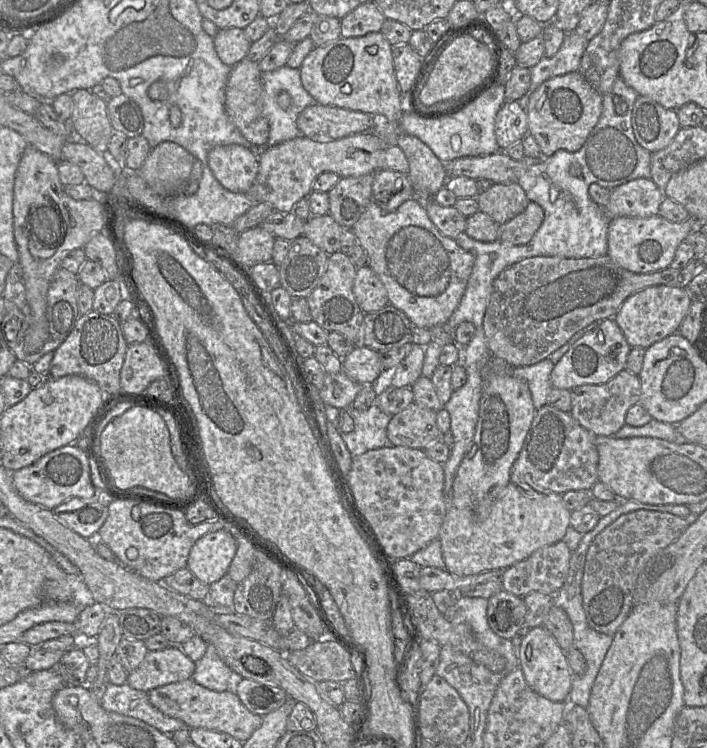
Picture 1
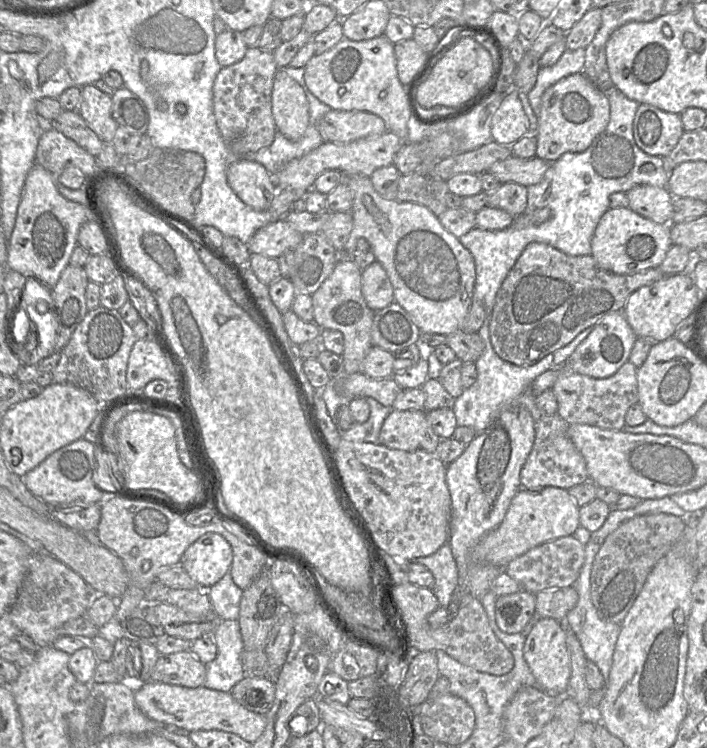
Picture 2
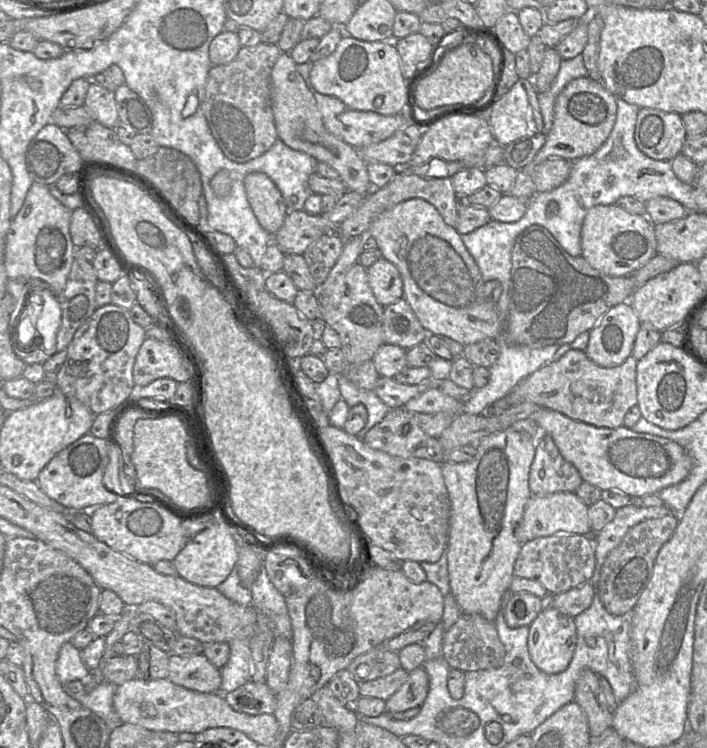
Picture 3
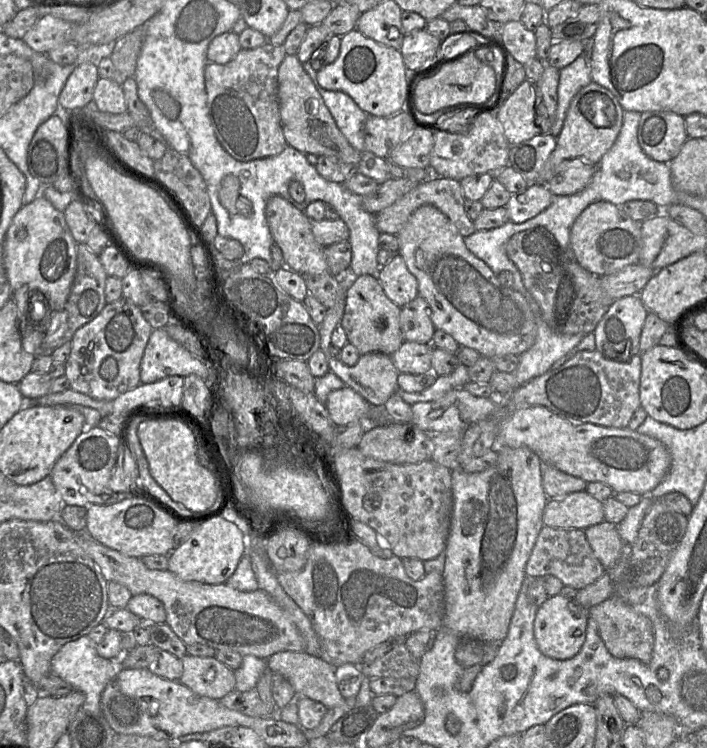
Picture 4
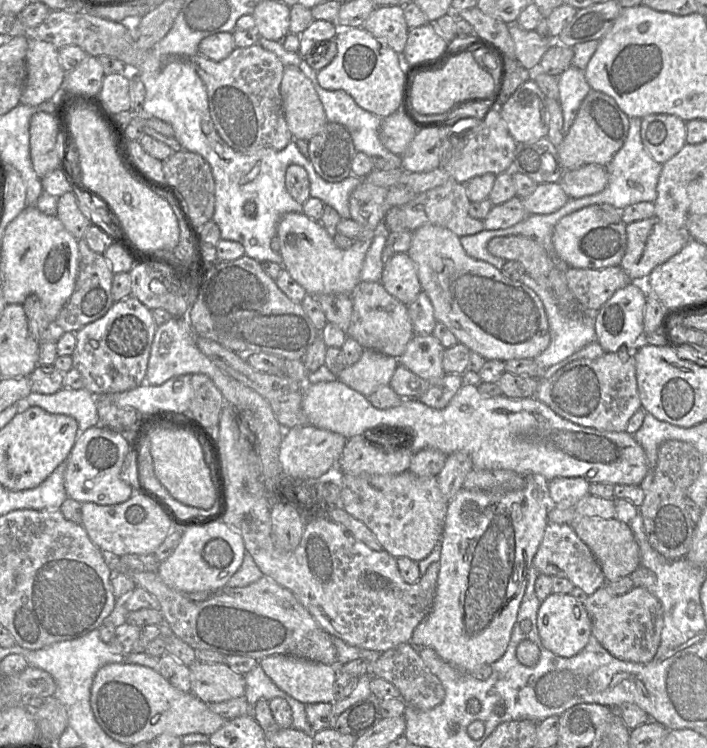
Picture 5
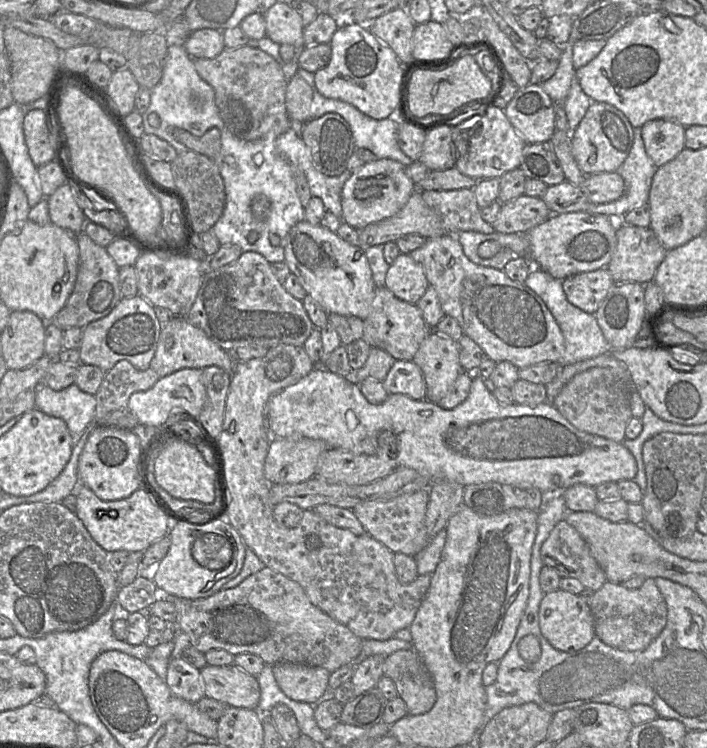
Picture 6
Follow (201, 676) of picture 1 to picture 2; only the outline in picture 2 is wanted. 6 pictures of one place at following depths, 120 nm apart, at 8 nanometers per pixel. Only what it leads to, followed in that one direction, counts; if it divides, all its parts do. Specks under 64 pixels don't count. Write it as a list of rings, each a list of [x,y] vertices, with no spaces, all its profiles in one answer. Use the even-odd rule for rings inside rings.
[[[222,620],[214,630],[212,638],[217,646],[217,656],[205,664],[204,686],[230,693],[232,688],[246,676],[241,662],[244,644],[238,620]]]

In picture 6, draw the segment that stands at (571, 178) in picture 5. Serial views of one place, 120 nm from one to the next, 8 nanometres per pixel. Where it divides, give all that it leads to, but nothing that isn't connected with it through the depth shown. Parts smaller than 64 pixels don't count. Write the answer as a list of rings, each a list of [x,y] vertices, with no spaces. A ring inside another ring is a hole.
[[[603,172],[586,176],[580,188],[591,203],[613,202],[624,194],[625,182],[617,172]]]

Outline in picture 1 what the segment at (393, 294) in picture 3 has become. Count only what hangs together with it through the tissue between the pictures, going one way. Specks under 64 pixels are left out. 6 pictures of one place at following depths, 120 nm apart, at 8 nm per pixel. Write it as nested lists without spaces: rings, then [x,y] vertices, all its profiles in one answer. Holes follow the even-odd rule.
[[[368,265],[357,268],[353,293],[364,313],[378,311],[389,304],[384,284]]]

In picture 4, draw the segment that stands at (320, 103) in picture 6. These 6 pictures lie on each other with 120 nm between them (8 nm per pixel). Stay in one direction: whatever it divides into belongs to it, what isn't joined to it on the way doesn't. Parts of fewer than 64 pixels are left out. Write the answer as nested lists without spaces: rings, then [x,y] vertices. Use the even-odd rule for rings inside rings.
[[[319,84],[315,88],[347,141],[355,150],[364,152],[363,125],[368,114],[342,91],[325,90]]]

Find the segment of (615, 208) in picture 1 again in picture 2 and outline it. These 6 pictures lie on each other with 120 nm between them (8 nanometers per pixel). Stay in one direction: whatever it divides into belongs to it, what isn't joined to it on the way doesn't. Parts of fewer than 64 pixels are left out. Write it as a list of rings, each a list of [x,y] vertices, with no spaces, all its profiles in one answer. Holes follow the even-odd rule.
[[[642,184],[633,187],[631,190],[626,192],[629,205],[628,208],[638,213],[639,215],[652,220],[658,224],[669,224],[673,216],[673,199],[674,198],[683,198],[683,197],[674,197],[667,188],[660,188],[657,186],[651,186],[647,184]]]

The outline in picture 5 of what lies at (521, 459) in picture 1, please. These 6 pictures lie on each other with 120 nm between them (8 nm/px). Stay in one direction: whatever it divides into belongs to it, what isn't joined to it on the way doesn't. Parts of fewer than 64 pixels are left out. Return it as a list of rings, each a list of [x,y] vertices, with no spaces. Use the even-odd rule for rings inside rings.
[[[557,477],[548,481],[550,502],[559,508],[575,505],[589,494],[590,483],[582,477]]]

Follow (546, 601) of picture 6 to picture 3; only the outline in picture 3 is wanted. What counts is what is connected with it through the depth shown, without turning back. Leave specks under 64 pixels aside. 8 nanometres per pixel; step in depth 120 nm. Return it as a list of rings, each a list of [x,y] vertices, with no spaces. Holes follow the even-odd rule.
[[[547,605],[529,626],[528,652],[546,674],[563,672],[572,660],[577,643],[573,618]]]

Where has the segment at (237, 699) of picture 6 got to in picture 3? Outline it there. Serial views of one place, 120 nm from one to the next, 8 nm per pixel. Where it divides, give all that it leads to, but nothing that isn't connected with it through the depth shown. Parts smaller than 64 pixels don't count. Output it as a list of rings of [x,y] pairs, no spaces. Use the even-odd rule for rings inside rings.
[[[170,654],[168,675],[172,683],[201,693],[220,692],[220,669],[204,654]]]

